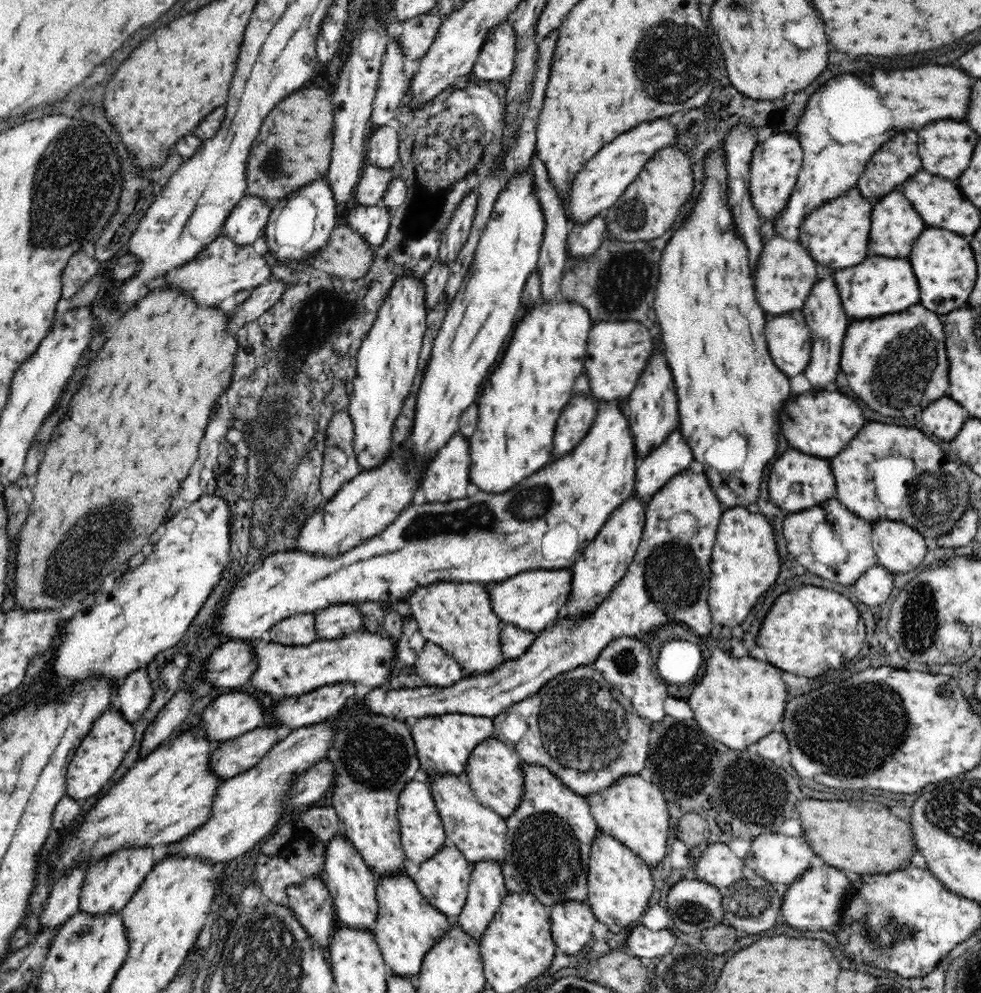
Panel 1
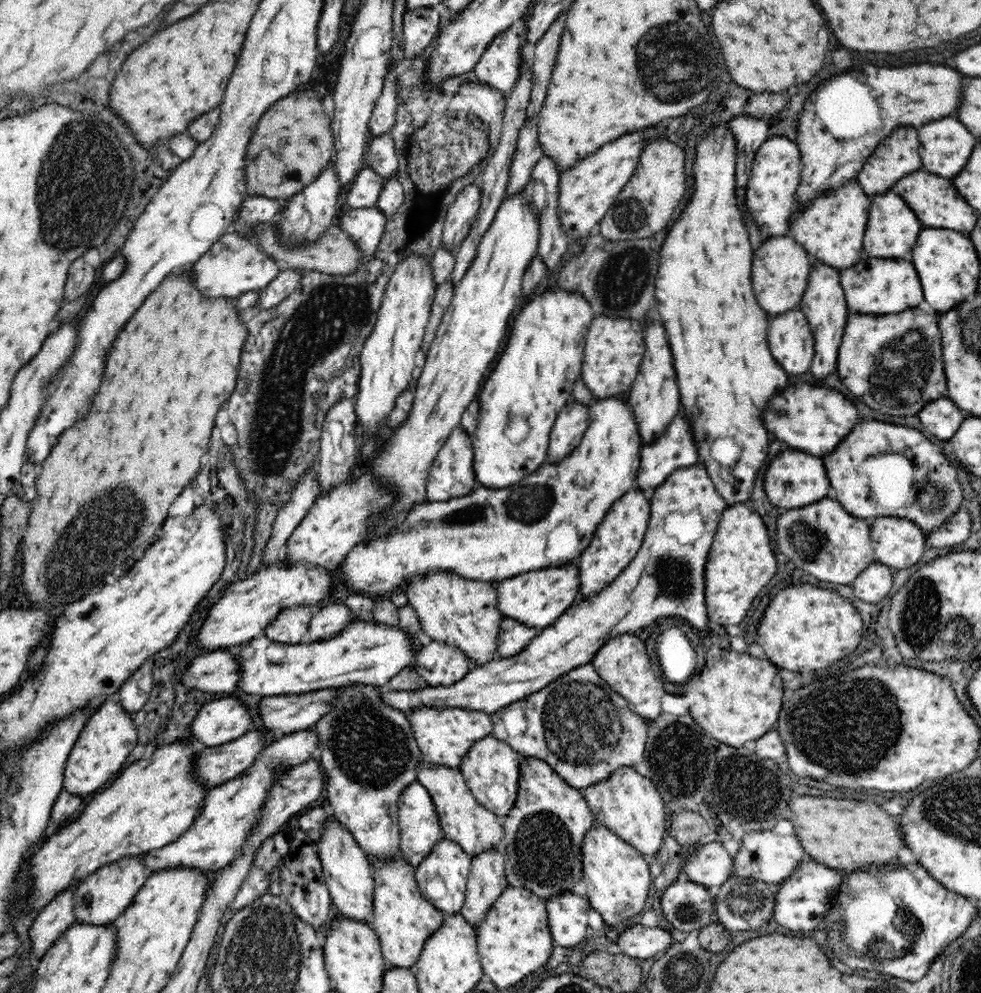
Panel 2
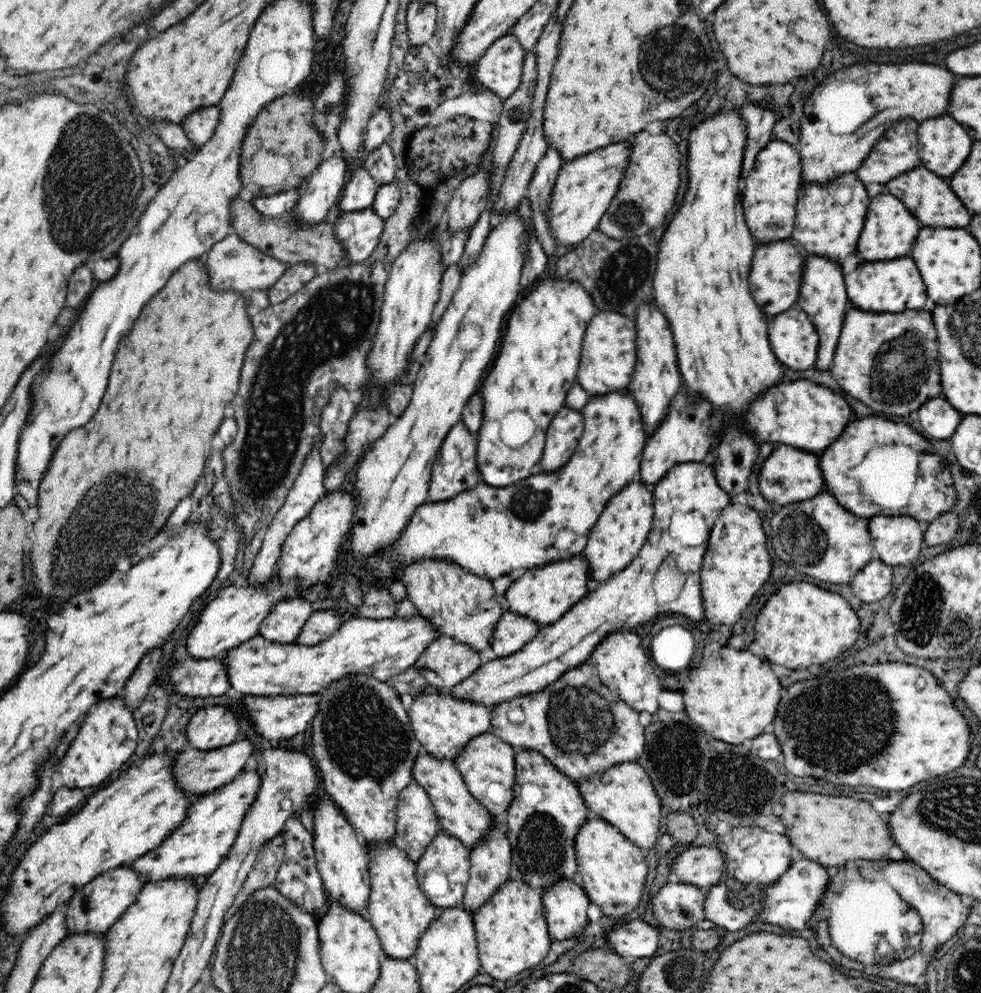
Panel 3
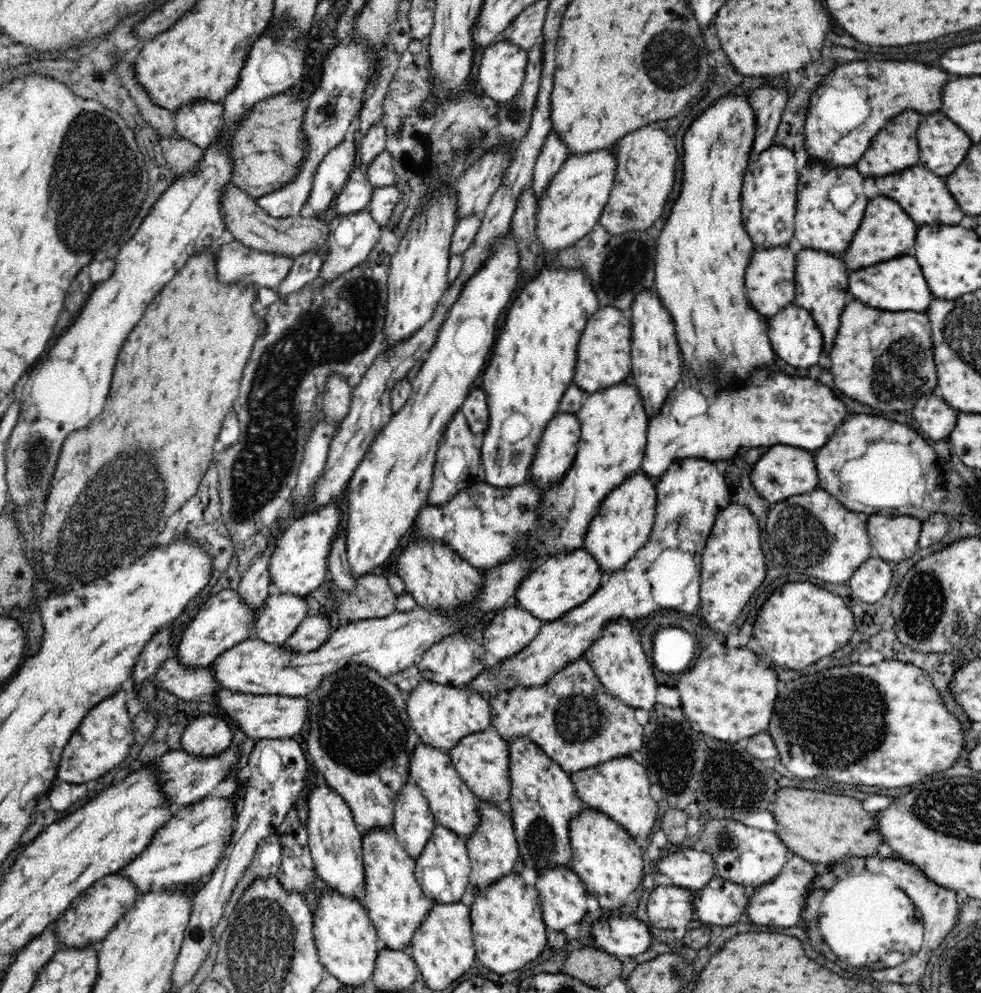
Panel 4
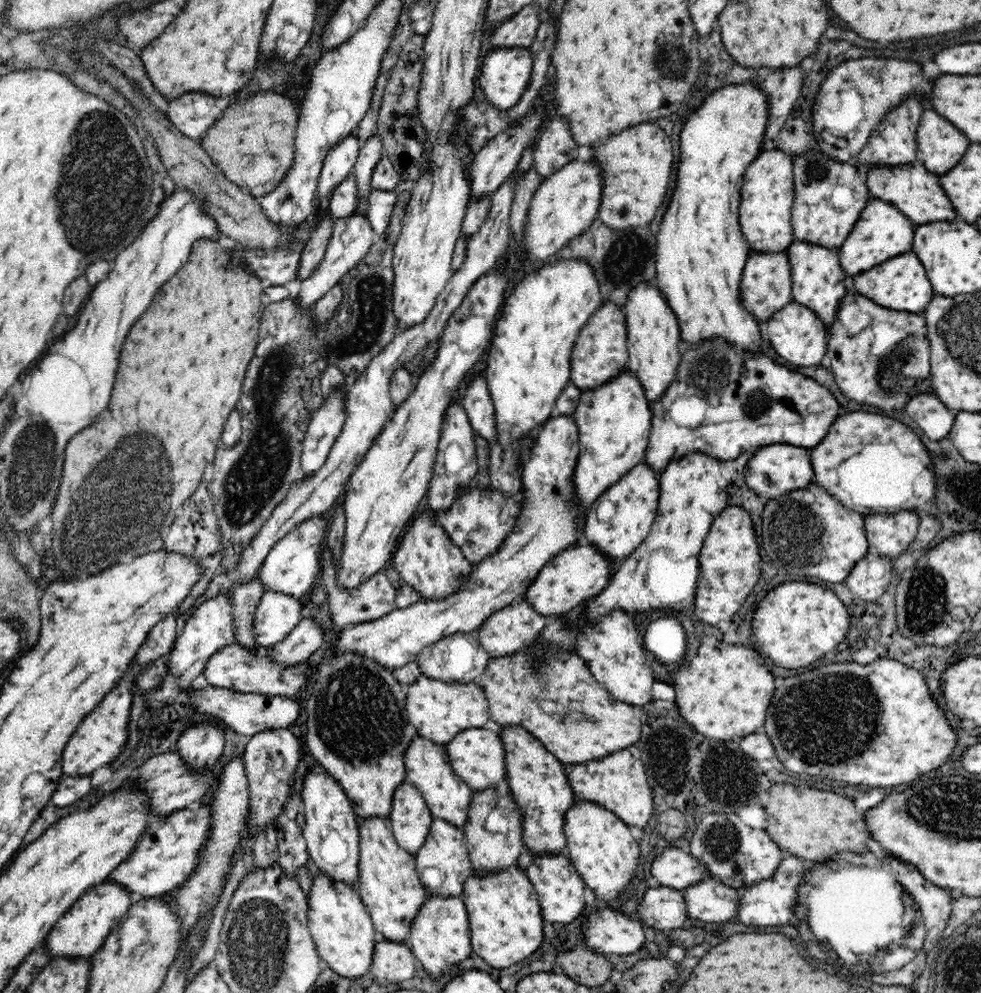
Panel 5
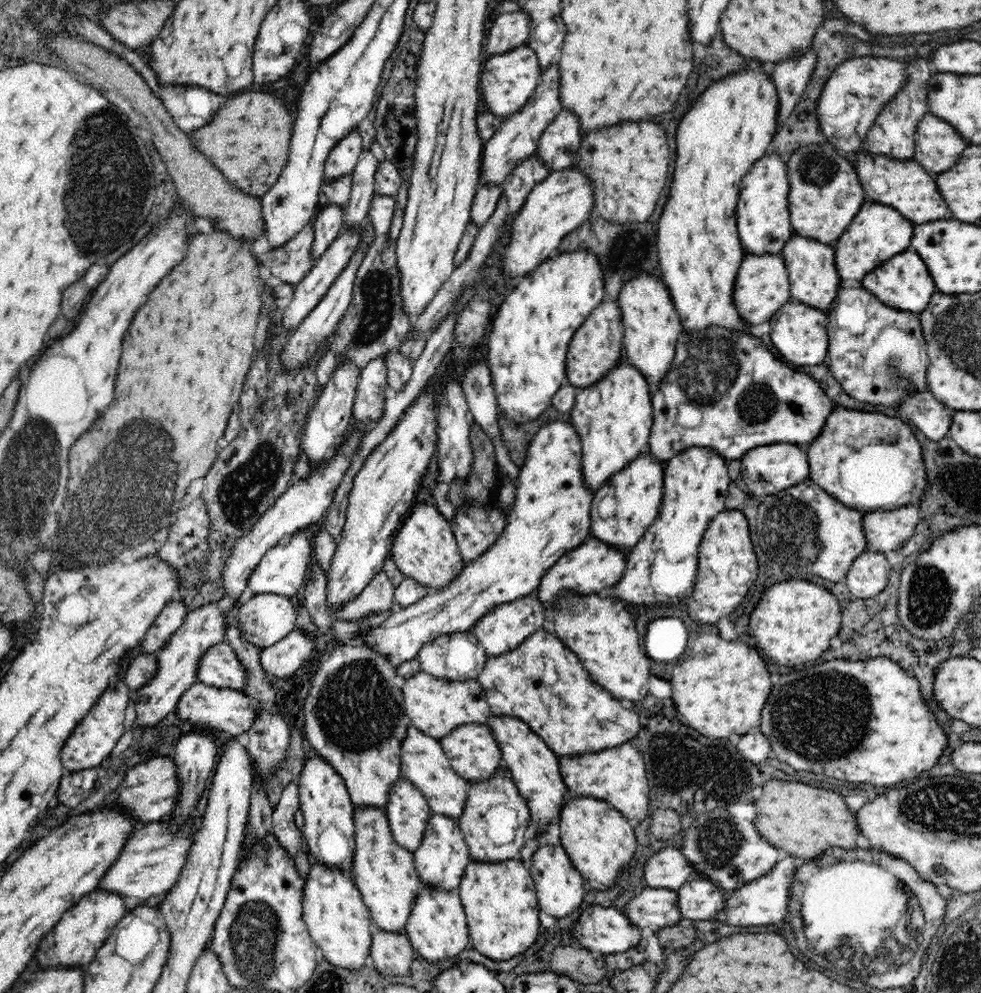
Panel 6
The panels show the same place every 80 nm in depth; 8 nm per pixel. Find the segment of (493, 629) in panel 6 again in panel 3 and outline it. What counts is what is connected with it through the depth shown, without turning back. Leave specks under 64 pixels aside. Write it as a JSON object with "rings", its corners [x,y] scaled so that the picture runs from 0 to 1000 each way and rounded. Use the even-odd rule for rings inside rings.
{"rings":[[[517,614],[504,631],[499,651],[504,659],[510,663],[526,659],[548,638],[550,633],[548,627]]]}

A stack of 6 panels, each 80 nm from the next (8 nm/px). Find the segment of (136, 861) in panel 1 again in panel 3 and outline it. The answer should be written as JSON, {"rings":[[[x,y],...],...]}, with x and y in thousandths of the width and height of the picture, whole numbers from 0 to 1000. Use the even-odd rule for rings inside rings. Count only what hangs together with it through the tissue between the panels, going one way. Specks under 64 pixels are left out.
{"rings":[[[134,871],[119,872],[117,875],[101,880],[78,896],[66,910],[69,942],[86,938],[106,942],[140,905],[147,891],[145,883],[141,881],[141,877],[135,875]]]}

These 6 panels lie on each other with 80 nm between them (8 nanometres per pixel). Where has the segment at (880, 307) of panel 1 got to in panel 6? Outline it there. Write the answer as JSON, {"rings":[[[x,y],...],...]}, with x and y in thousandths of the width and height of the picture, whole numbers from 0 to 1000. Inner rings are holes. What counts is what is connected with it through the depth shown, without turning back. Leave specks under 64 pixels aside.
{"rings":[[[928,252],[907,260],[899,268],[895,268],[891,274],[883,276],[883,280],[879,280],[879,288],[887,292],[899,306],[907,310],[915,310],[915,312],[926,312],[926,314],[940,314],[946,308],[950,296],[954,294],[944,266],[934,254],[928,254]]]}

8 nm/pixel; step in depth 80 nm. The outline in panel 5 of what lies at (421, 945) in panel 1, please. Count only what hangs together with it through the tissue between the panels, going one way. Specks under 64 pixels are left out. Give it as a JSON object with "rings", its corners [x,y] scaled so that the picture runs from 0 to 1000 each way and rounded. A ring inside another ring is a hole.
{"rings":[[[379,822],[373,826],[365,826],[365,899],[375,915],[386,944],[398,949],[413,949],[418,943],[418,933],[436,901],[426,884],[423,861],[404,848],[398,827],[393,824]]]}

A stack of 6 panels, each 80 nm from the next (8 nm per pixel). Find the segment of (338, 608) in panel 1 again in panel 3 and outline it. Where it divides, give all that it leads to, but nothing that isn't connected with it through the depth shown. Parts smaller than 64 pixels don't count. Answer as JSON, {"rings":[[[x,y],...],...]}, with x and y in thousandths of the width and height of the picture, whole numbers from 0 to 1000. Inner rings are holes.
{"rings":[[[344,612],[319,616],[311,630],[306,634],[306,638],[304,638],[300,648],[321,650],[330,647],[348,630],[347,623],[348,617],[345,616]]]}

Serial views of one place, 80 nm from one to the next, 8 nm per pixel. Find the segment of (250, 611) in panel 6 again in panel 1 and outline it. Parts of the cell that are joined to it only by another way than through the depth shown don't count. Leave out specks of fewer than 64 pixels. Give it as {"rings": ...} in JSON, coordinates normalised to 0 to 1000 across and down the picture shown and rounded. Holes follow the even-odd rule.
{"rings":[[[321,618],[296,620],[273,634],[278,648],[290,651],[314,651],[322,640]]]}

